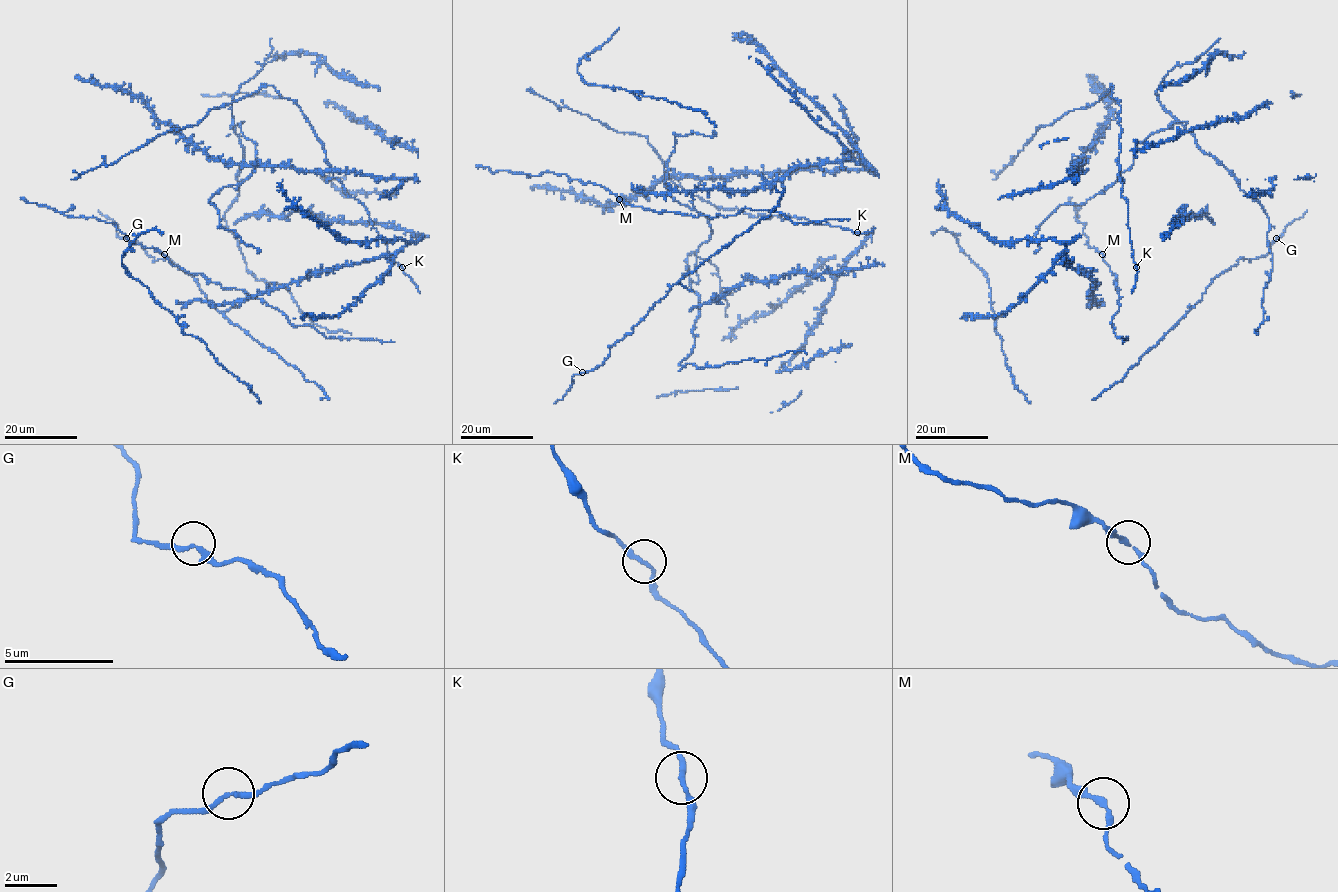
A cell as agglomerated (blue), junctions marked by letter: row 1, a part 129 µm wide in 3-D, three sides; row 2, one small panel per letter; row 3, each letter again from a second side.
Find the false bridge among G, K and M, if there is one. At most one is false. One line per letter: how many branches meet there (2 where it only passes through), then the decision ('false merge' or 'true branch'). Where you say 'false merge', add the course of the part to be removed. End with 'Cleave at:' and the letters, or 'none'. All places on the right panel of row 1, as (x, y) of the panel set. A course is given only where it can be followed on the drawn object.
G: 2 | true branch
K: 2 | true branch
M: 2 | true branch
Cleave at: none

